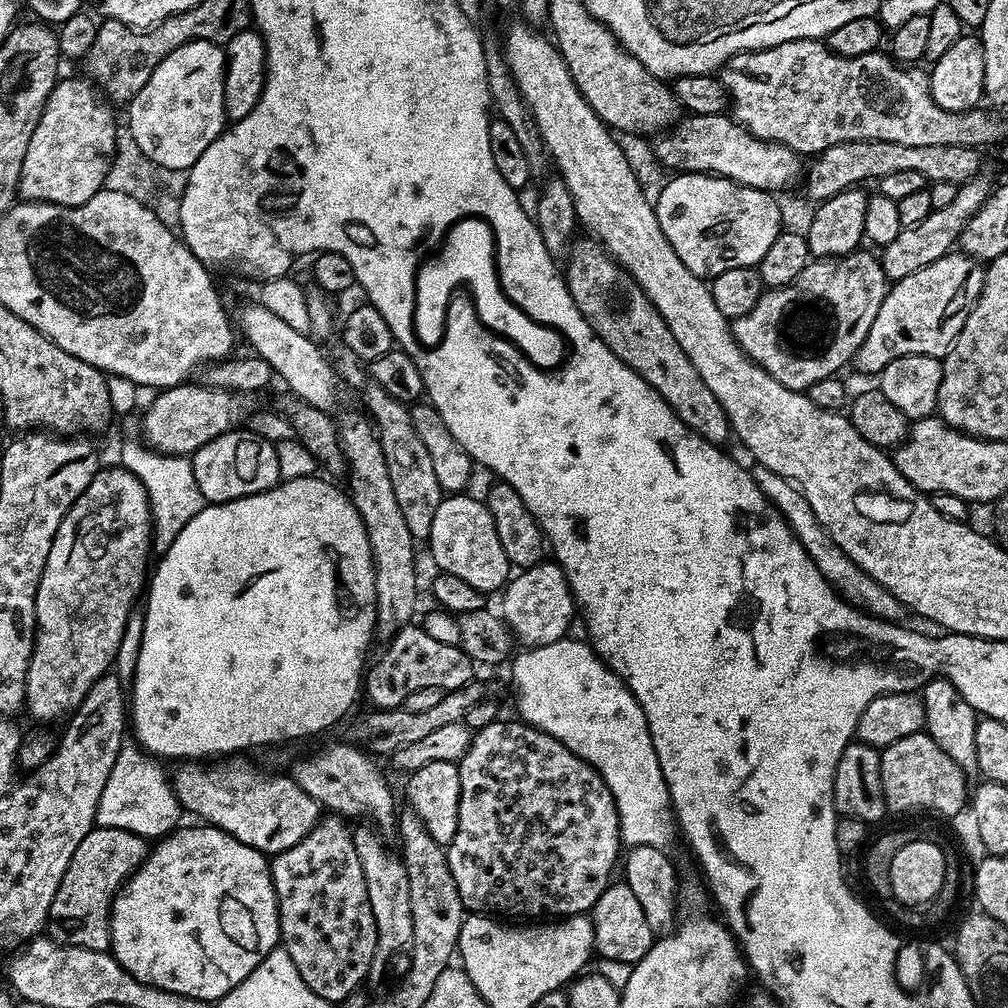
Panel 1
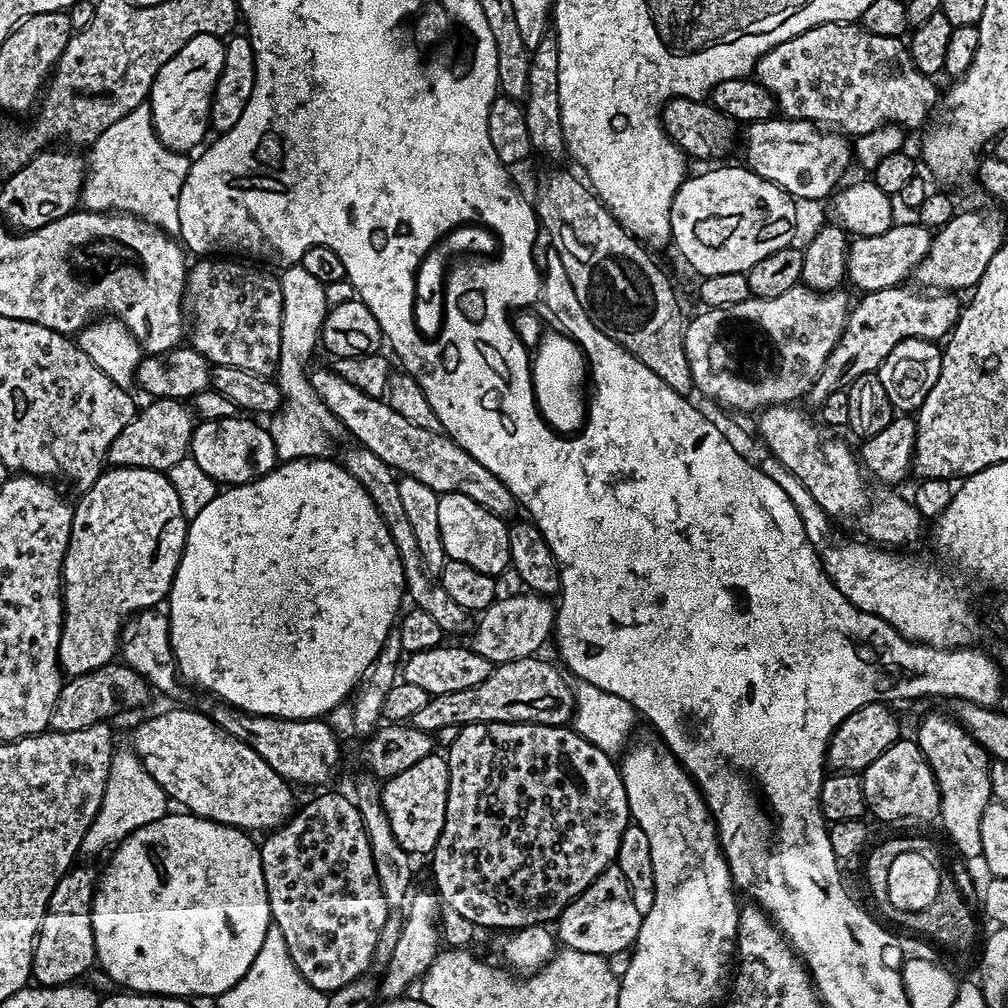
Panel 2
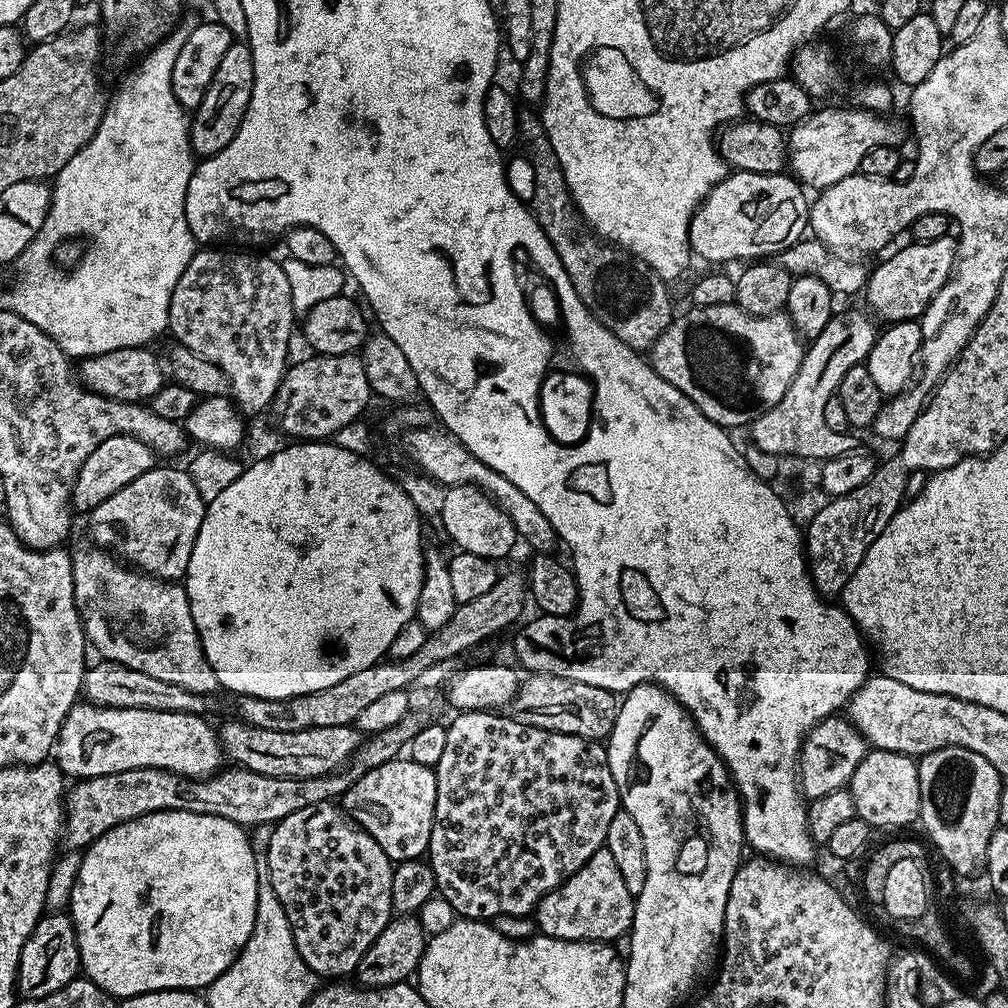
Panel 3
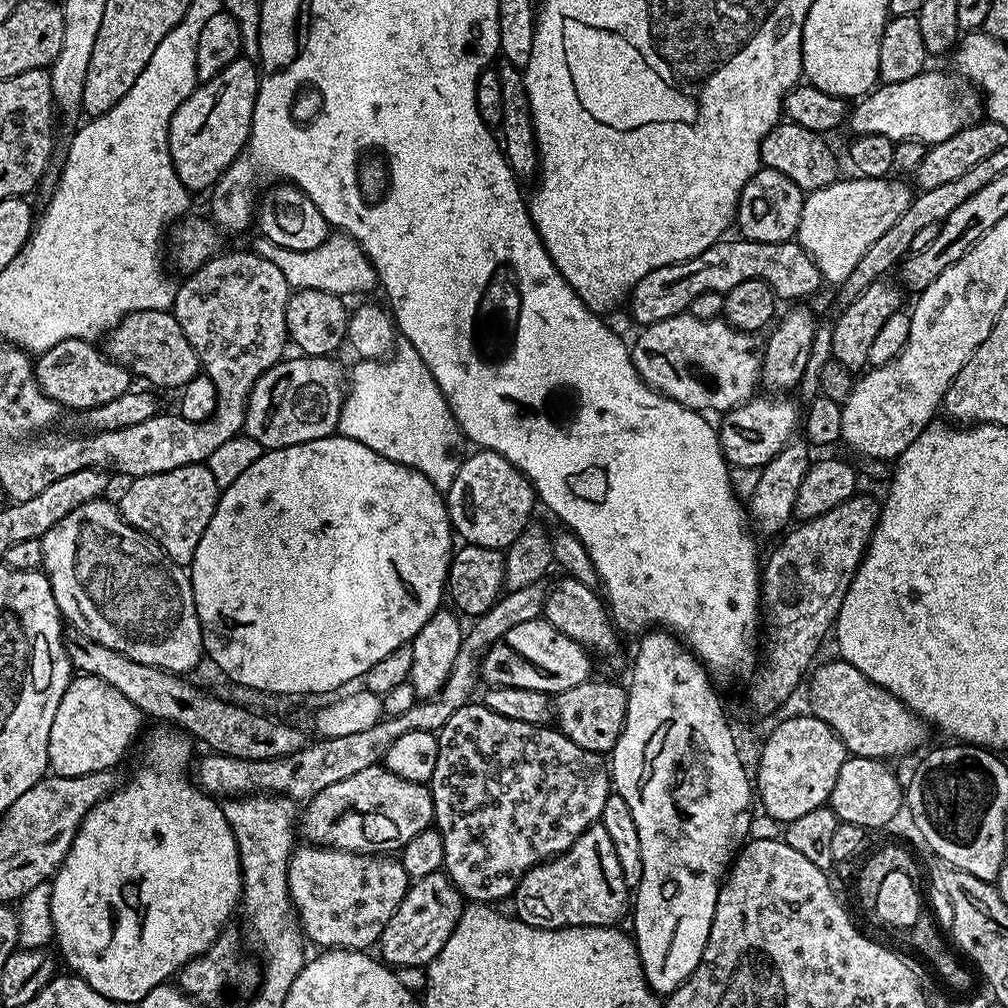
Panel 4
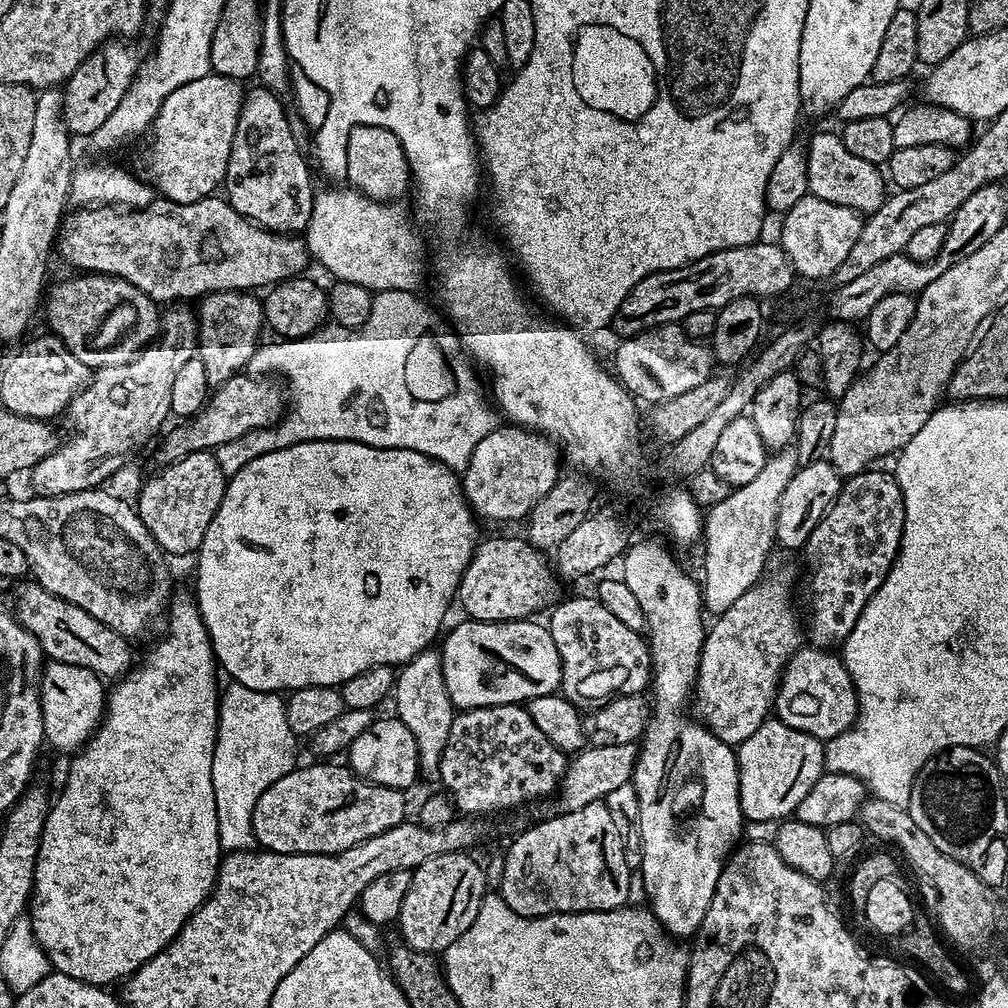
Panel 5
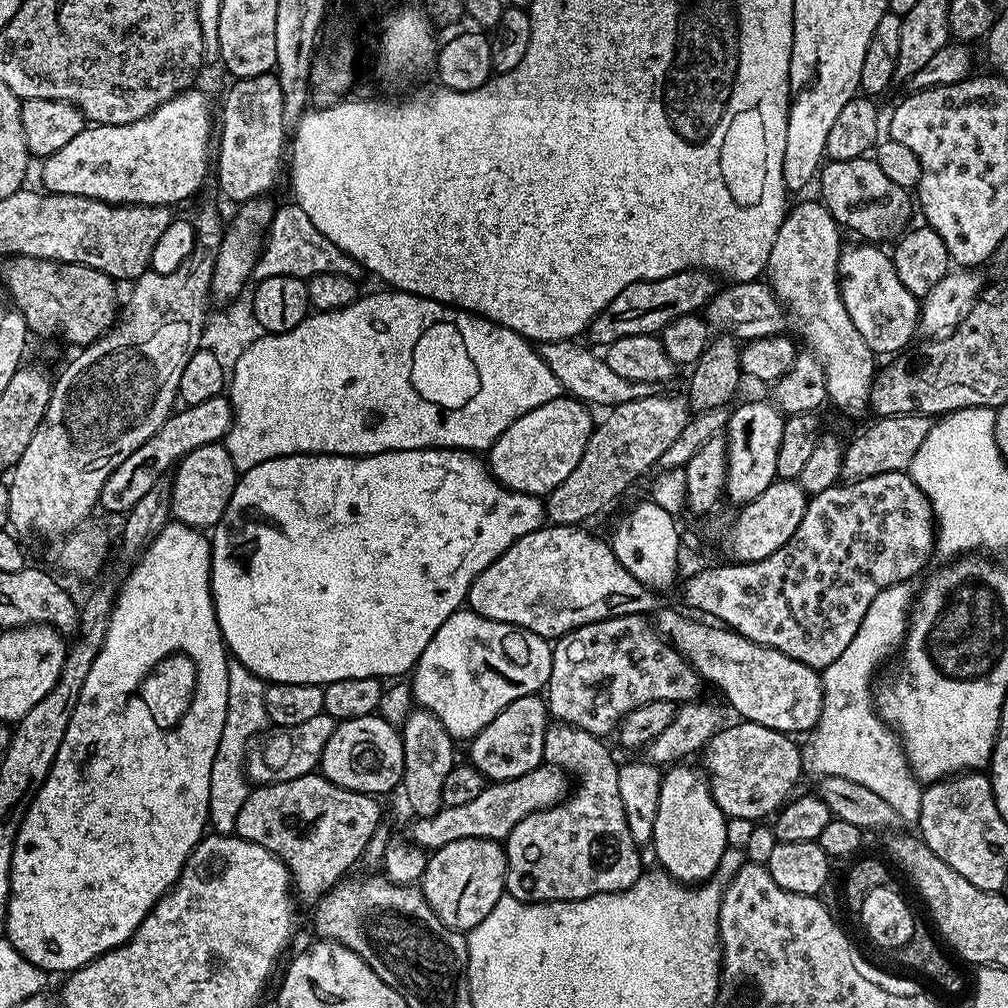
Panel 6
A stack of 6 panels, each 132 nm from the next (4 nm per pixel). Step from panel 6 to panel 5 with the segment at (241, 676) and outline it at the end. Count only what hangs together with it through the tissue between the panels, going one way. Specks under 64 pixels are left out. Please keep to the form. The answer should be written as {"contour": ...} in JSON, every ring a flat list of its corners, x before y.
{"contour":[[235,682,223,685,220,692,220,716,216,719,214,746,214,806,218,810,218,838,225,853,246,852,256,844,252,829,254,806,278,778,297,767,298,737,286,722,285,697,279,692,250,690]]}

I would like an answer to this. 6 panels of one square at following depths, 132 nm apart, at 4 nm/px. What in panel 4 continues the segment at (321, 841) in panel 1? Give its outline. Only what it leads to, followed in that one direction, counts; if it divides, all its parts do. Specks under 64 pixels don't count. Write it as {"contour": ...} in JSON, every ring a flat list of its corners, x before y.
{"contour":[[305,843,304,848,293,847,288,863,288,893,292,906,300,921,300,931,309,941,317,944,317,949,354,948,368,950,379,941,386,922,394,918,394,910,408,893,409,878,399,859,392,860,388,854,361,854,343,852,341,848,322,848,318,844]]}

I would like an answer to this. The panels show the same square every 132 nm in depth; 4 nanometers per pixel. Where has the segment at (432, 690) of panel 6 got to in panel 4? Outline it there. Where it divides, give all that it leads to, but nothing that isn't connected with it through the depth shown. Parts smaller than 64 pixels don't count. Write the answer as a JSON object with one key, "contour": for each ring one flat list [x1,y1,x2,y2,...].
{"contour":[[531,620,514,626,514,630,506,630,506,634,490,646,482,661,482,680,488,686,518,686,555,694,590,679,593,675,591,658,589,649,562,634,547,620]]}

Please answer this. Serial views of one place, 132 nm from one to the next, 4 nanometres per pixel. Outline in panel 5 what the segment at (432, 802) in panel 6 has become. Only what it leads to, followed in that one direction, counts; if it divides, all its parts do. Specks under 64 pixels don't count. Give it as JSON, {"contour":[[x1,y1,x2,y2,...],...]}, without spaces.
{"contour":[[439,651,420,652,397,671,395,700,395,719,402,721,406,730,414,734,416,757,420,763,420,776,435,777,440,770,442,750,446,750,446,738,450,738,450,726,454,715,450,694,446,694,446,682,442,678]]}

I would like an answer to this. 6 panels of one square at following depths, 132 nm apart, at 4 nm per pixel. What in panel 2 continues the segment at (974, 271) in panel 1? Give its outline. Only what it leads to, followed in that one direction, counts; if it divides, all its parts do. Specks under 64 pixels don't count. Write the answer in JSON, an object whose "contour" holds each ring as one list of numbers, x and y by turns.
{"contour":[[908,287,866,292,859,297,861,300,857,304,855,301,851,305,842,338,838,338,834,350,830,350,830,358,826,358,826,366,822,366,822,374,818,374,812,383,812,389,806,397,807,403,818,406,830,394,834,394,834,390,845,390,858,378,876,372,886,354,890,354,890,350,894,350,894,346,906,338,940,342,951,333,960,317,961,297,946,292,929,294]]}

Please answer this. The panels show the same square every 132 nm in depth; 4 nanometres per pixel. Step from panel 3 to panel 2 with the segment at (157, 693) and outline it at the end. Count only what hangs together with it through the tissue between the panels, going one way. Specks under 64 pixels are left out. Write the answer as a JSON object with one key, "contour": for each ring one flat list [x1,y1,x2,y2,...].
{"contour":[[113,662,94,670,90,674,80,674,65,679,60,685,58,702,54,702,54,714,50,714,50,728,54,732,73,732,74,730,86,730,95,724,103,724,111,721,111,716,119,712,128,712,131,708,140,708,148,700,150,685,132,668,123,662]]}

